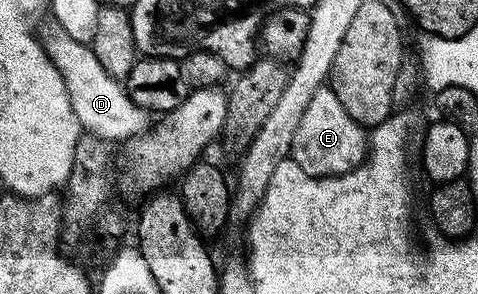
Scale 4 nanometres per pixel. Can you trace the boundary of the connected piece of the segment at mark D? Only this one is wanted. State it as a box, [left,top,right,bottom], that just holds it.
[43,20,150,144]

